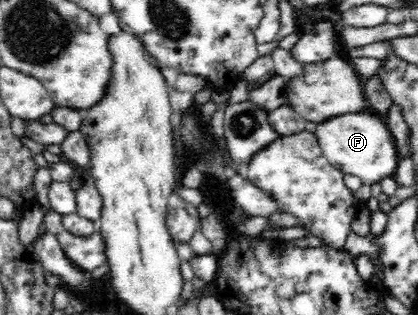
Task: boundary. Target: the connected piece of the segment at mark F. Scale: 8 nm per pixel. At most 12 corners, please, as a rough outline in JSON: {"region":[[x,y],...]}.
{"region":[[368,111],[327,118],[314,136],[323,157],[363,185],[394,176],[385,120]]}

